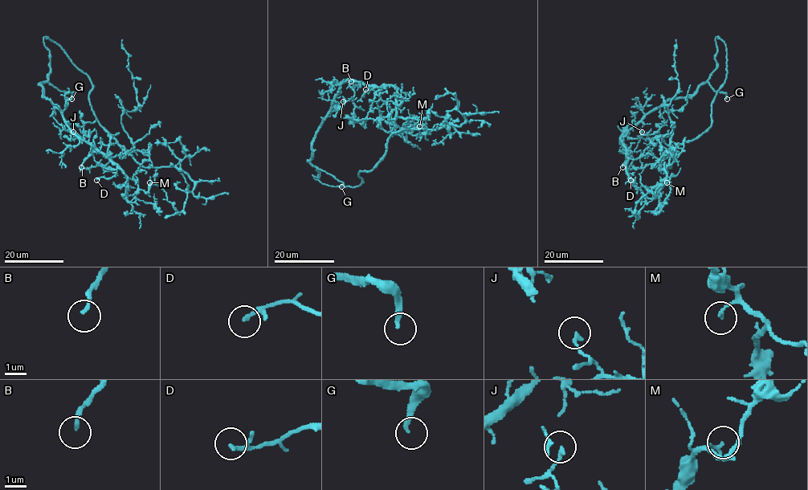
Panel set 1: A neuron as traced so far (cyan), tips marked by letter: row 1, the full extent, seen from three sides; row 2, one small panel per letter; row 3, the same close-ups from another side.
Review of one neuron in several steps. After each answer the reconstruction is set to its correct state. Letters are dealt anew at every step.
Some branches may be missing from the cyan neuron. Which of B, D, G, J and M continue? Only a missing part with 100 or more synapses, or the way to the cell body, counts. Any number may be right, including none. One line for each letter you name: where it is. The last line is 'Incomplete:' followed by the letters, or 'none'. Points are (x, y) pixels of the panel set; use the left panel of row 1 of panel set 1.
G: Place: (71, 99)
Incomplete: G

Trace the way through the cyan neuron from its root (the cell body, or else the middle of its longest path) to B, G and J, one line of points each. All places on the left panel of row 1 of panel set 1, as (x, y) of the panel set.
B: (109, 158), (92, 146), (90, 155), (81, 167)
G: (109, 158), (71, 132), (61, 113), (42, 97), (41, 84), (49, 83), (61, 91), (72, 92), (71, 99)
J: (109, 158), (80, 136), (85, 138), (78, 137), (73, 132)

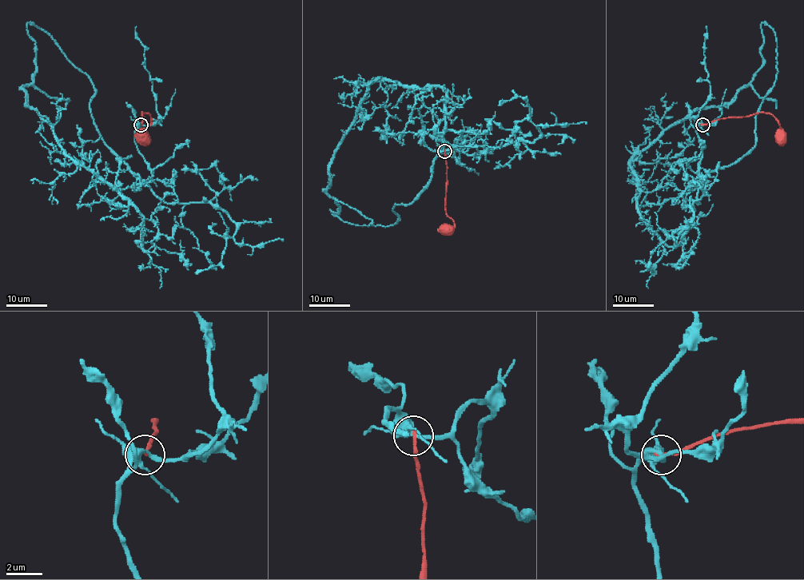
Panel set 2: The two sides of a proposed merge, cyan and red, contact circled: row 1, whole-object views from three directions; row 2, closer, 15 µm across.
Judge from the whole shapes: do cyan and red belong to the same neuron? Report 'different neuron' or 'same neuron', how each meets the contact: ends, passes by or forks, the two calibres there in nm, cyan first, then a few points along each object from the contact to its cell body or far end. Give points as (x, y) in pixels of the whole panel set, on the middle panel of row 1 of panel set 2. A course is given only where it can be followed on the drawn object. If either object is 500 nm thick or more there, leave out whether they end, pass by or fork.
different neuron | cyan forks | red ends | 320/200 nm | cyan via (444, 152), (437, 147), (455, 148), (422, 93), (376, 80), (340, 143), (326, 191), (369, 225) | red via (444, 152), (447, 169), (444, 207), (446, 213), (454, 222), (454, 228), (447, 231)

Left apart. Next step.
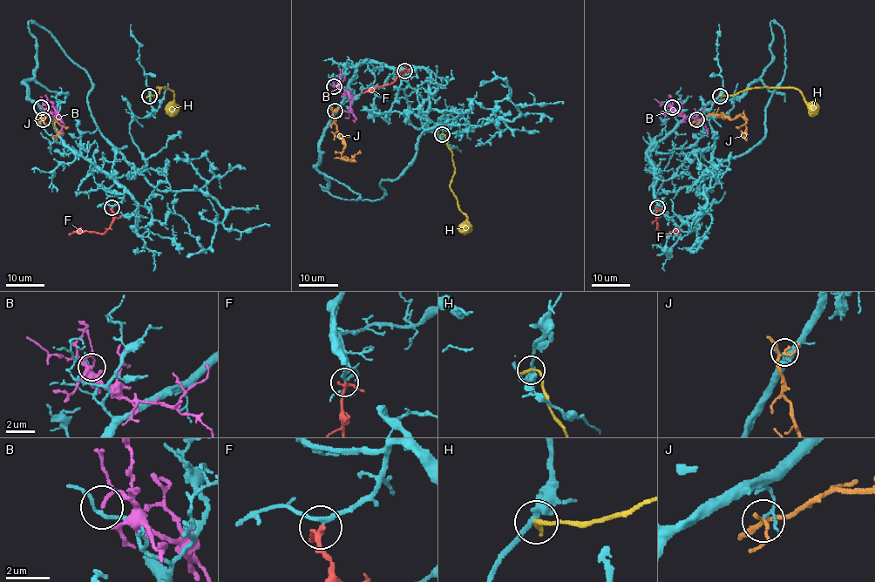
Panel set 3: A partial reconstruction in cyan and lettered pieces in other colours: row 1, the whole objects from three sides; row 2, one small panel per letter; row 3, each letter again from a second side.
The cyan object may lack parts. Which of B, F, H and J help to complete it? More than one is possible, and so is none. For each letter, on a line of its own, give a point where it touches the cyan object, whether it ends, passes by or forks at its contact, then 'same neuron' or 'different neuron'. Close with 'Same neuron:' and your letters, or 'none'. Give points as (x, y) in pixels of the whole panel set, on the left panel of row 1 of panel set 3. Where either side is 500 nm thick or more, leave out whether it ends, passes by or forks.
B: contact (41, 107); it passes by; different neuron
F: contact (111, 207); it passes by; same neuron
H: contact (149, 96); it ends; different neuron
J: contact (43, 119); it forks; different neuron
Same neuron: F

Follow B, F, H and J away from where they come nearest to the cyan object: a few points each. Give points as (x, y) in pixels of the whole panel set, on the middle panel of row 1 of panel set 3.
B: (333, 86), (338, 84), (347, 91), (349, 109), (356, 118), (354, 122)
F: (404, 71), (390, 84), (361, 92)
H: (443, 134), (452, 153), (455, 169), (450, 189), (459, 208), (466, 216), (461, 226), (464, 233)
J: (334, 111), (336, 129), (345, 145), (341, 156), (349, 160), (344, 157)

